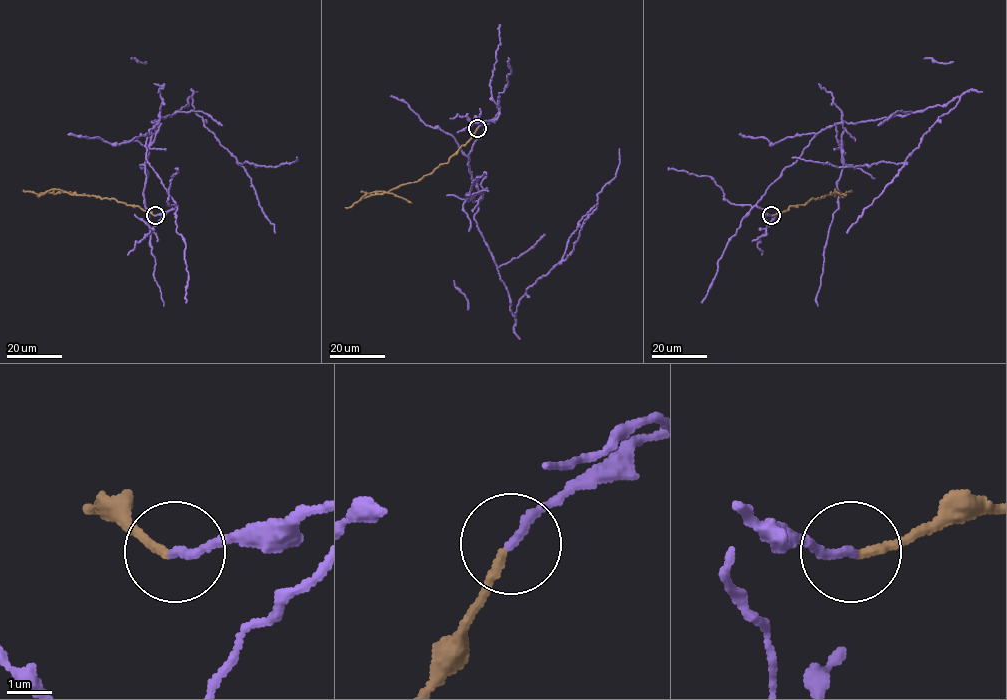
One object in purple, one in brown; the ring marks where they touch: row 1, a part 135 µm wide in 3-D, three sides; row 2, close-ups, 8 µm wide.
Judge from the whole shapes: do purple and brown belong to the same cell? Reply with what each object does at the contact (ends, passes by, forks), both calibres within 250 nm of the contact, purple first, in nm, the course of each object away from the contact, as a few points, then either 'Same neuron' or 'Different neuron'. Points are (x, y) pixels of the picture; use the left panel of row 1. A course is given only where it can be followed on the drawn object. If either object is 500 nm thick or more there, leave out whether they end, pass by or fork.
At the ring purple ends. At the ring brown ends. Thickness 200 nm (purple) against 190 nm. Course of purple: (154, 215), (177, 206), (145, 159), (145, 141), (152, 122), (189, 97), (239, 163), (275, 167), (297, 157). Course of brown: (154, 215), (114, 198), (22, 190). Different neuron

